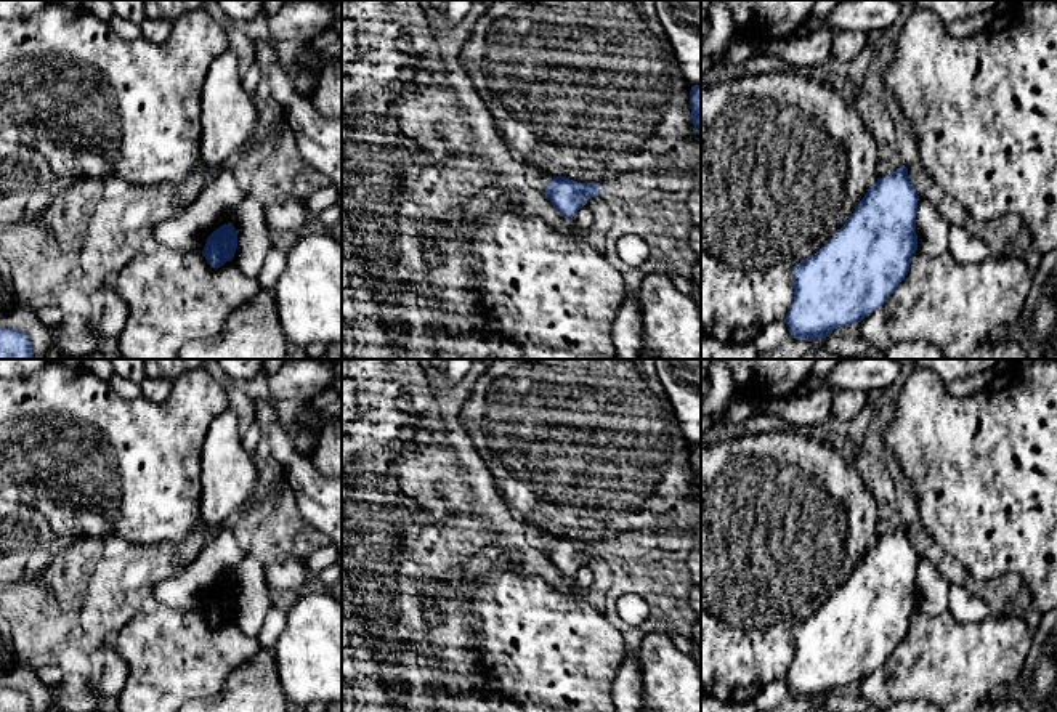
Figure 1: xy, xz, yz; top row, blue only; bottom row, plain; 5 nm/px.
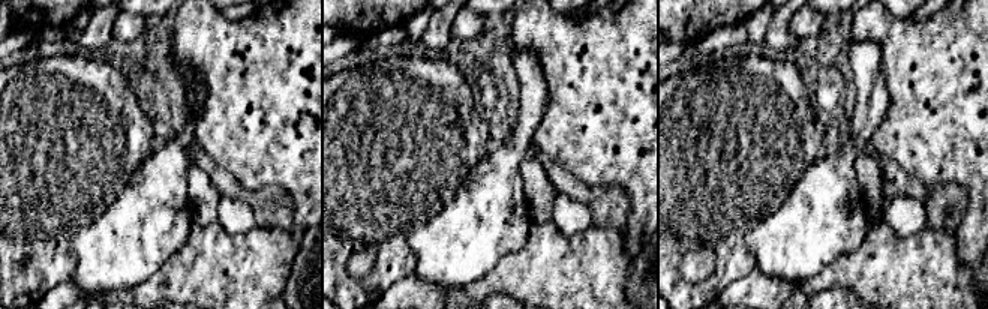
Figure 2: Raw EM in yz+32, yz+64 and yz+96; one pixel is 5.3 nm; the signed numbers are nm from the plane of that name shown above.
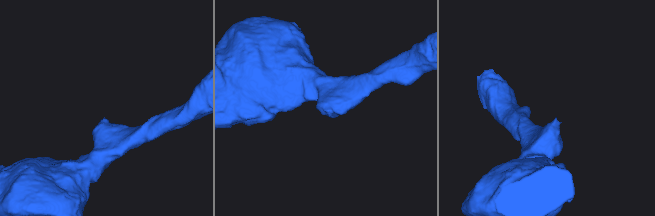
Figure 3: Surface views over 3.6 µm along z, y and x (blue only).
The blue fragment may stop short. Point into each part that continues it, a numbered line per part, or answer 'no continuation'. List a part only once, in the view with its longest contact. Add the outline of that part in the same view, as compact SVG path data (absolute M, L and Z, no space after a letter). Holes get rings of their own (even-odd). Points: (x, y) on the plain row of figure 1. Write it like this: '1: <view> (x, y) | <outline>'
1: xy (230, 480) | M229 407L209 427L202 446L202 521L209 532L258 491L258 471L242 446L239 419Z

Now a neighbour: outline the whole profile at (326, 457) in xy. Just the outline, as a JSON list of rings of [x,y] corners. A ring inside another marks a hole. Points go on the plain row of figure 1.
[[[342,420],[324,427],[311,454],[311,463],[322,475],[342,476]]]

